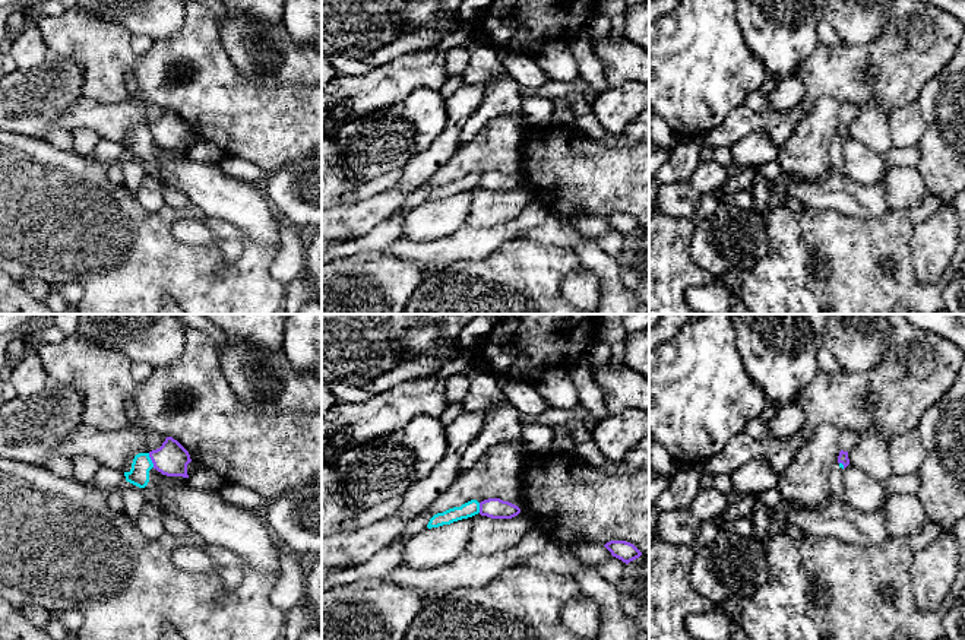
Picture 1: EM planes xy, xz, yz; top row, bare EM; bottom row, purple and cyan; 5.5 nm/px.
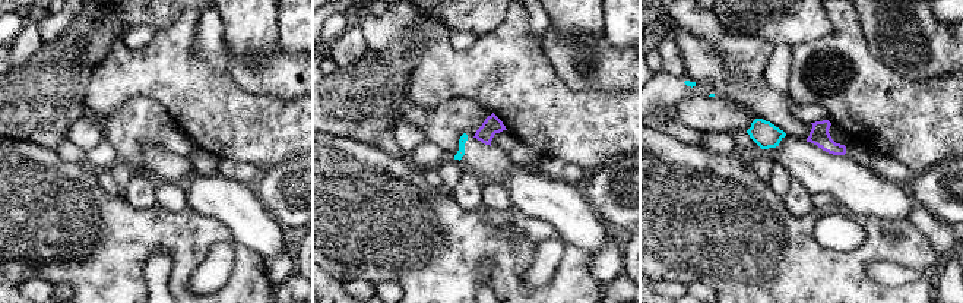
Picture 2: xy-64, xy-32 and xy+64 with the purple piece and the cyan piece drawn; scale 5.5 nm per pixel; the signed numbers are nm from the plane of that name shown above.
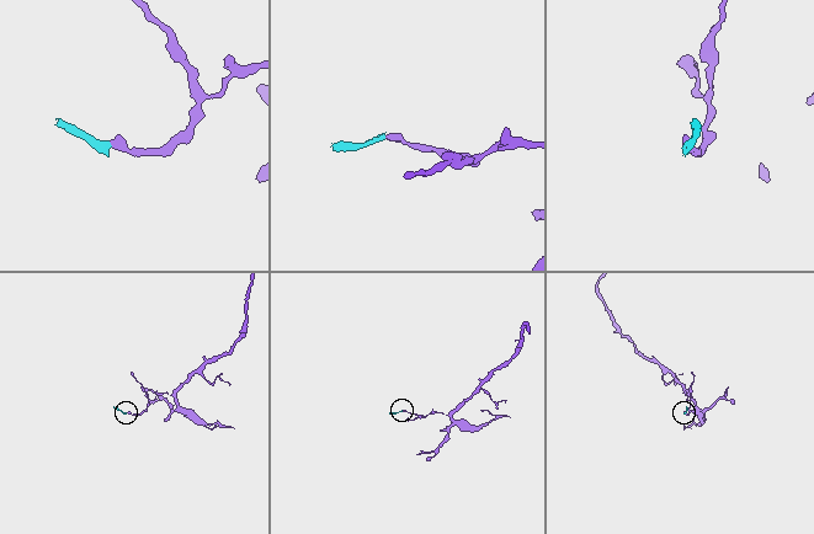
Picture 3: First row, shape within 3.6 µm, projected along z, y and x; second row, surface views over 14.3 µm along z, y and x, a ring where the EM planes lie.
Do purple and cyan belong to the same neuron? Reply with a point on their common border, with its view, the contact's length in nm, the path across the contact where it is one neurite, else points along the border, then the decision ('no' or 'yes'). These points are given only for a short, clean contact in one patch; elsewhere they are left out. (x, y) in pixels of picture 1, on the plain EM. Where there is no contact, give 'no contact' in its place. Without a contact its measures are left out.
meets purple in xy at (151, 132); contact 90 nm long; border along xy (148, 126), (154, 139); no

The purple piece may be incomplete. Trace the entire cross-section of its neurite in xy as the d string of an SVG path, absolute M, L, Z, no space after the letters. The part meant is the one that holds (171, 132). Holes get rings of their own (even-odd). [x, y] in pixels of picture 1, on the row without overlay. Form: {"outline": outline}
{"outline": "M167 110L162 118L149 124L154 142L167 149L187 148L187 137L192 134L189 124L173 110Z"}

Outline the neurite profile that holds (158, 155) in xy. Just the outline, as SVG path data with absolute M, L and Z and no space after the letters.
M149 126L135 129L132 142L124 145L126 153L142 161L149 172L159 171L165 162L174 162L187 158L187 151L167 149L154 140Z

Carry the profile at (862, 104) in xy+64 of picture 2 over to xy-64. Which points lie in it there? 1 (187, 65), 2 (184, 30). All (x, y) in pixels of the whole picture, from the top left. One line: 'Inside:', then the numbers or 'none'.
Inside: 1, 2

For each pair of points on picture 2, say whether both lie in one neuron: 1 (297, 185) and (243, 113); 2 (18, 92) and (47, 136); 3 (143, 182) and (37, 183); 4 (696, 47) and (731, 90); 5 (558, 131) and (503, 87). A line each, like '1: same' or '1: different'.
1: different
2: same
3: different
4: same
5: same

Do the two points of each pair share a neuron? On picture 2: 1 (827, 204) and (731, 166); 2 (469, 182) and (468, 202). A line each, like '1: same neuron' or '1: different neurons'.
1: different neurons
2: same neuron

